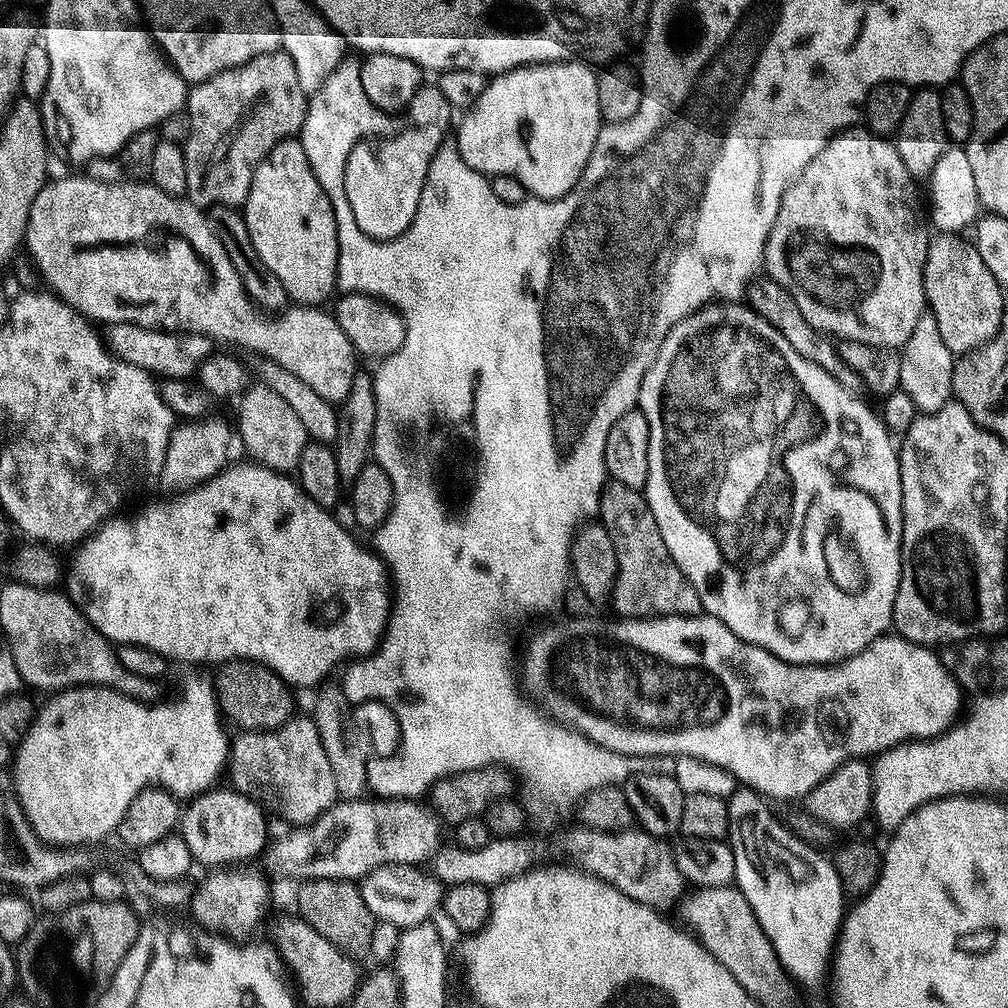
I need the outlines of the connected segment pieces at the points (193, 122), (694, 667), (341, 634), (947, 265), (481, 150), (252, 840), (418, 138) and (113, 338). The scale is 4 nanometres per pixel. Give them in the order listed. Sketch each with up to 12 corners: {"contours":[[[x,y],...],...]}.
{"contours":[[[277,50],[187,89],[186,199],[239,209],[308,118]],[[707,614],[556,620],[522,688],[769,801],[957,723],[931,647],[791,664]],[[291,475],[104,521],[67,596],[113,645],[293,689],[380,647],[390,577]],[[933,235],[927,311],[954,354],[994,338],[1005,289],[975,243]],[[593,65],[493,75],[454,143],[557,200],[602,127]],[[213,787],[183,805],[178,835],[219,870],[267,849],[251,795]],[[445,129],[352,148],[346,204],[376,241],[401,236]],[[134,322],[103,329],[108,351],[164,380],[195,377],[209,336]]]}

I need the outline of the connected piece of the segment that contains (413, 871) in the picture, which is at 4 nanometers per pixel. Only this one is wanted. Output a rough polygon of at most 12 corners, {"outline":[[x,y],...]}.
{"outline":[[387,864],[358,887],[372,916],[396,930],[427,923],[440,880]]}

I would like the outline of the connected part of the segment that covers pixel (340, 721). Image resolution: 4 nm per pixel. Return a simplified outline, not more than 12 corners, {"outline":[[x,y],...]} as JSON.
{"outline":[[339,683],[315,693],[310,715],[337,797],[369,791],[363,738]]}

